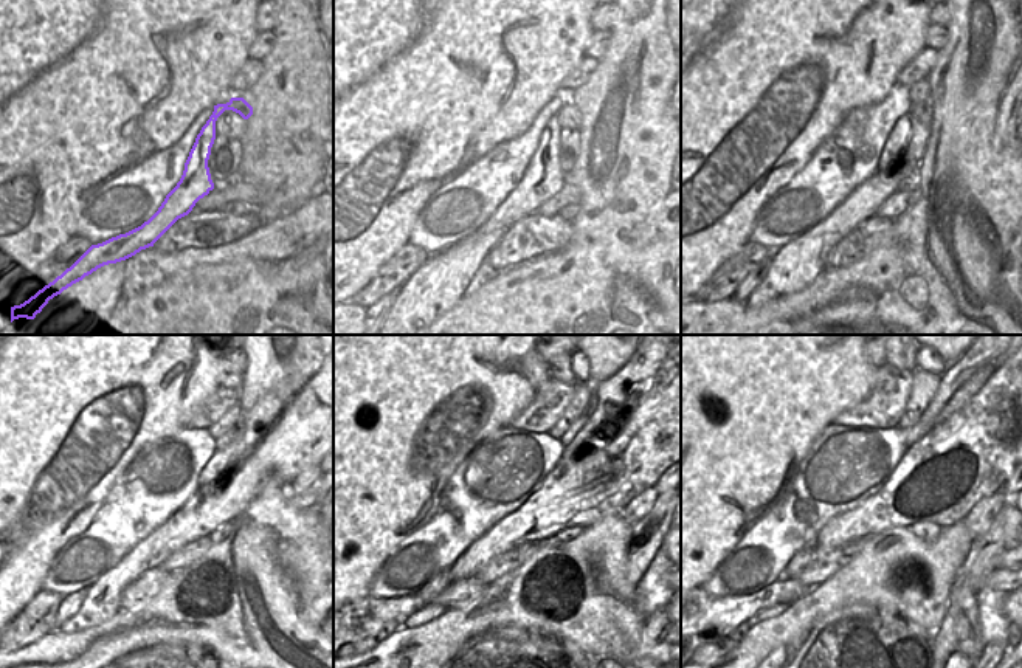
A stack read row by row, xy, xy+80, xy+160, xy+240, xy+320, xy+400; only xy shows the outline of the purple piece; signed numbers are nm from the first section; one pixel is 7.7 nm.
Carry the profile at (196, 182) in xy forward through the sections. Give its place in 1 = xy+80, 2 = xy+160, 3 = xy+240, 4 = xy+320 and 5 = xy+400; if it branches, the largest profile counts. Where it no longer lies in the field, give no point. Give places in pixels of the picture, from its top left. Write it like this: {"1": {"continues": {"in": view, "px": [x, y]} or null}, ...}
{"1": {"continues": {"in": "xy+80", "px": [543, 179]}}, "2": {"continues": {"in": "xy+160", "px": [894, 161]}}, "3": {"continues": {"in": "xy+240", "px": [247, 439]}}, "4": {"continues": {"in": "xy+320", "px": [619, 392]}}, "5": {"continues": {"in": "xy+400", "px": [977, 380]}}}

